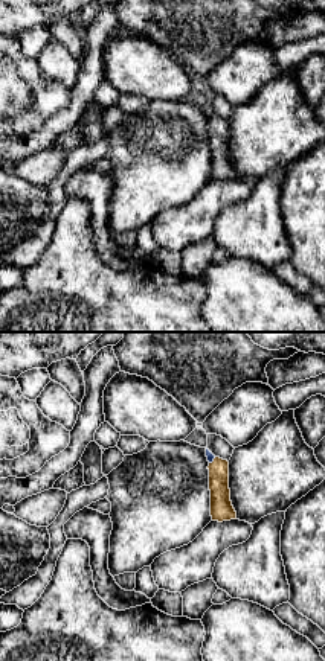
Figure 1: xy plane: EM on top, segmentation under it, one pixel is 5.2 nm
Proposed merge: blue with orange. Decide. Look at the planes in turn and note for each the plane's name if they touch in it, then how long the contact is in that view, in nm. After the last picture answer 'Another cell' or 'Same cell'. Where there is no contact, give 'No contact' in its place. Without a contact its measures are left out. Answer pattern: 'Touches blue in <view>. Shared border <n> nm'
Touches blue in xy. Shared border 50 nm

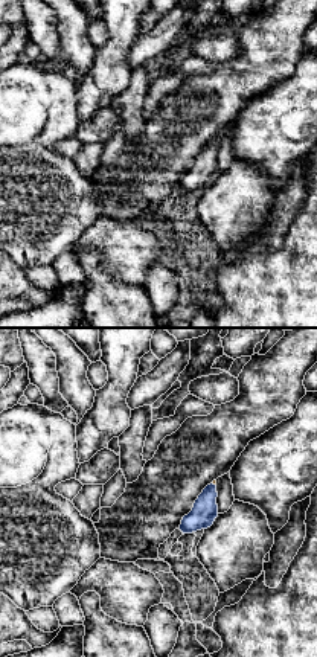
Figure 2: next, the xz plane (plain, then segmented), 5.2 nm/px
Touches blue in xz. Shared border 30 nm

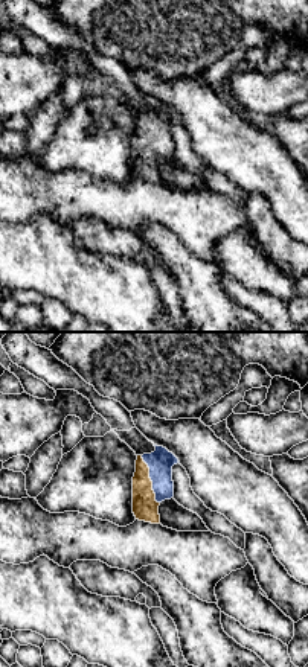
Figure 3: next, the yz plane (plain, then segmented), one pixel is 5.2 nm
Touches blue in yz. Shared border 280 nm

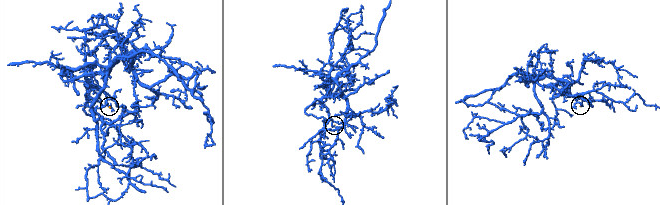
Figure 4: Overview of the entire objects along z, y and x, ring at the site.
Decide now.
Same cell

